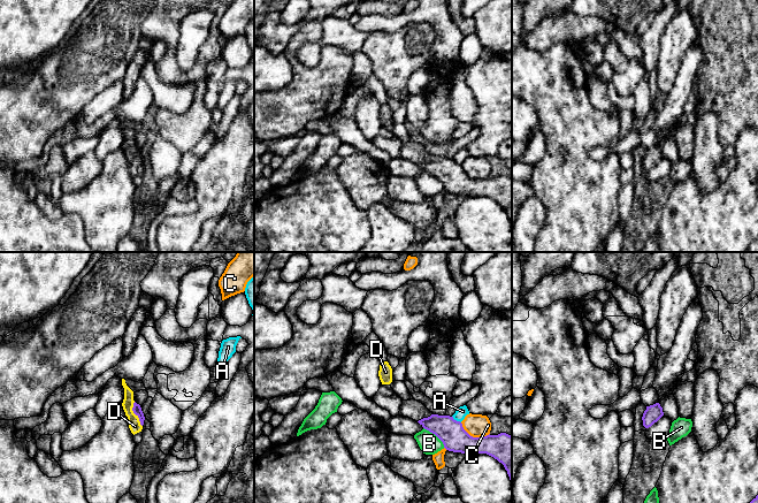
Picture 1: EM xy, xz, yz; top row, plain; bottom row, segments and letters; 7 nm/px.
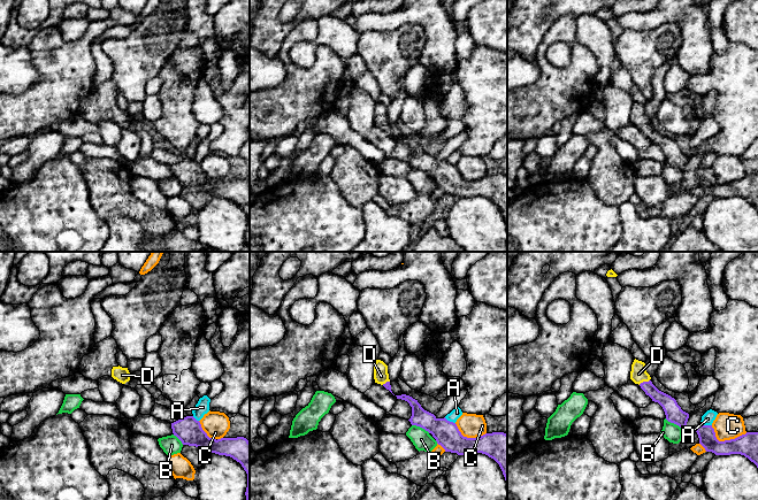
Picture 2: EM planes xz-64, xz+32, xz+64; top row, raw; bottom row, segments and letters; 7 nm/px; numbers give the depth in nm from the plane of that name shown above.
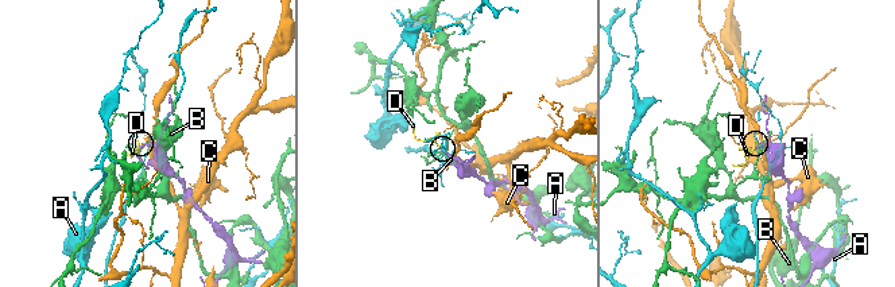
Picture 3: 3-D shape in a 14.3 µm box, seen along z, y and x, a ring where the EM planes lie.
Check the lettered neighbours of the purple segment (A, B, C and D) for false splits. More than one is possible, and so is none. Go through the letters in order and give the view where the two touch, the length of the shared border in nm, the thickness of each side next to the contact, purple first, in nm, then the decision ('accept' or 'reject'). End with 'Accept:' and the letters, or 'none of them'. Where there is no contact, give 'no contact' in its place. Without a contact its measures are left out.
A: xz | 80 nm | 180/80 nm | reject
B: xz | 200 nm | 180/150 nm | reject
C: xz | 220 nm | 200/160 nm | reject
D: xy | 190 nm | 60/90 nm | accept
Accept: D

